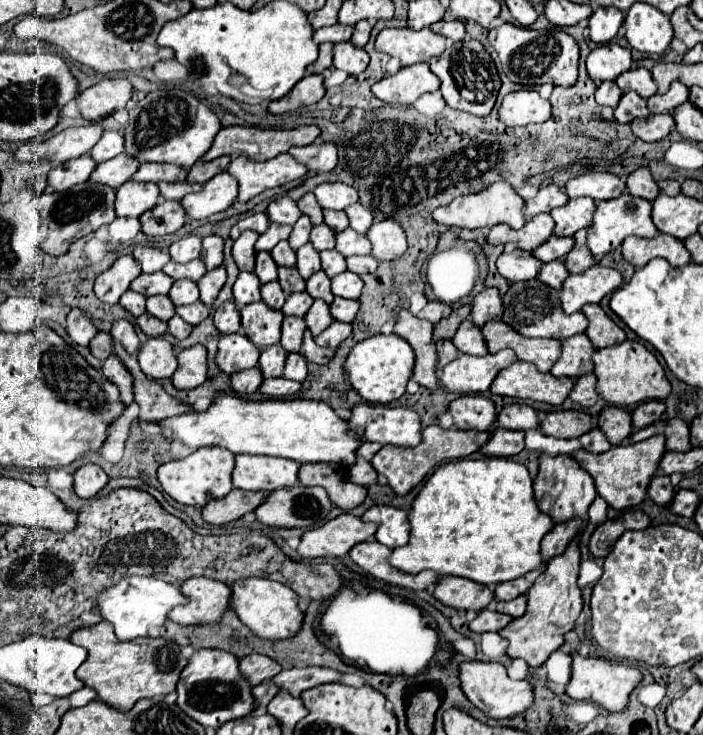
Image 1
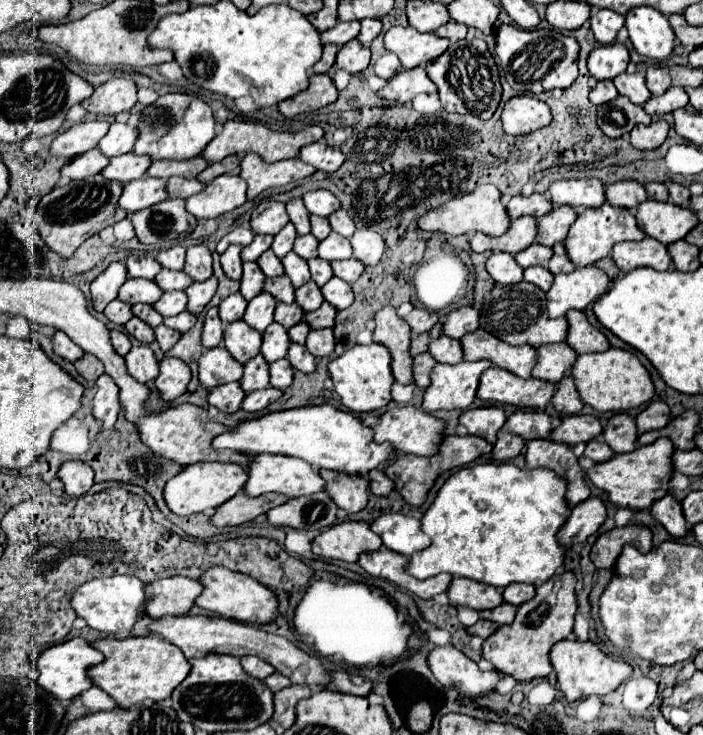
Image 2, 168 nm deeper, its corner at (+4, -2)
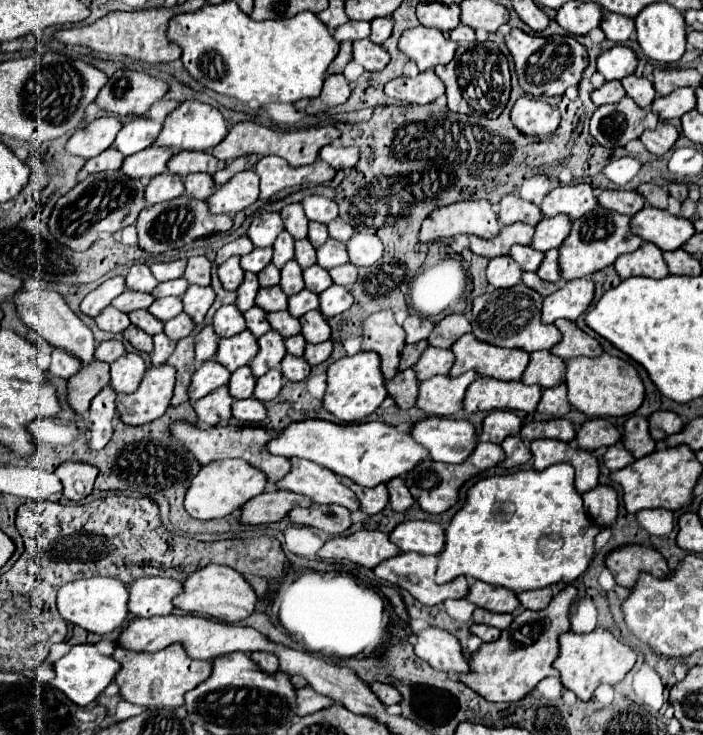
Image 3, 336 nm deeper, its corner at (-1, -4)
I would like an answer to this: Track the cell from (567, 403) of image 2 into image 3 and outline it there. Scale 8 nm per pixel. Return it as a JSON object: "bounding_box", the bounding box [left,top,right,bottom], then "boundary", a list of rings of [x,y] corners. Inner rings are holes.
{"bounding_box":[538,384,572,418],"boundary":[[[560,384],[556,388],[546,388],[542,392],[542,400],[538,404],[538,412],[550,414],[550,416],[556,416],[556,418],[566,416],[572,410],[572,406],[568,404],[566,392],[568,392],[566,384]]]}

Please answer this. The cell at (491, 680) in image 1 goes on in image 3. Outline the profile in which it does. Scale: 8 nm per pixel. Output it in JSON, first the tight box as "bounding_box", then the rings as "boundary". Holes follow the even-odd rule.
{"bounding_box":[414,628,470,678],"boundary":[[[428,628],[416,634],[418,642],[414,644],[416,656],[426,660],[434,670],[450,674],[450,678],[460,678],[462,674],[470,672],[470,664],[462,654],[460,642],[440,630],[440,628]]]}

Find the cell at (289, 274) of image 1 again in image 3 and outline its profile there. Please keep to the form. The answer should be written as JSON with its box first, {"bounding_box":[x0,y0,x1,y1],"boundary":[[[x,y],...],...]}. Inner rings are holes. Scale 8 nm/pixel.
{"bounding_box":[256,286,288,312],"boundary":[[[270,286],[270,288],[260,288],[256,296],[256,306],[264,308],[266,312],[278,312],[278,310],[288,310],[288,296],[284,296],[280,286]]]}

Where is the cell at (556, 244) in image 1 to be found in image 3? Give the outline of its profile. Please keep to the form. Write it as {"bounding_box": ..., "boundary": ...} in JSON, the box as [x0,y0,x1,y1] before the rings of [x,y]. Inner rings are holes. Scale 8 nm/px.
{"bounding_box":[510,244,544,272],"boundary":[[[520,244],[512,246],[510,256],[520,264],[522,270],[532,270],[532,272],[536,272],[544,260],[544,252],[536,250],[532,246],[520,246]]]}

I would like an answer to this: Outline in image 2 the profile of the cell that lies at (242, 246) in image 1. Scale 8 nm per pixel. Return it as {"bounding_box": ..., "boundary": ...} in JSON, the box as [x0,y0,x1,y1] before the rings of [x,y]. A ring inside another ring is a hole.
{"bounding_box":[221,244,243,280],"boundary":[[[239,244],[229,246],[229,248],[221,254],[221,268],[223,268],[225,276],[231,278],[231,280],[241,280],[243,260],[241,260],[239,254],[241,254],[241,246],[239,246]]]}

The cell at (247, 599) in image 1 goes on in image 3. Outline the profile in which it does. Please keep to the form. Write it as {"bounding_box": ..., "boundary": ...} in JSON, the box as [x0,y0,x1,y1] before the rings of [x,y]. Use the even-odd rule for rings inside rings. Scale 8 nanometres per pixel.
{"bounding_box":[174,564,258,622],"boundary":[[[208,564],[206,568],[200,568],[194,574],[190,574],[190,578],[184,582],[184,592],[174,600],[174,606],[190,614],[202,614],[222,622],[240,622],[254,612],[256,602],[258,602],[256,592],[242,578],[242,574],[232,570],[230,566]]]}

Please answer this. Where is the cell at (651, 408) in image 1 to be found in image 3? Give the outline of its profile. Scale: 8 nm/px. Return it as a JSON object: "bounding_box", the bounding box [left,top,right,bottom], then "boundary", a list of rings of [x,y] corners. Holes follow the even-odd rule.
{"bounding_box":[648,410,684,442],"boundary":[[[658,410],[648,418],[648,430],[656,442],[664,440],[664,436],[680,432],[682,426],[684,426],[682,418],[670,410]]]}

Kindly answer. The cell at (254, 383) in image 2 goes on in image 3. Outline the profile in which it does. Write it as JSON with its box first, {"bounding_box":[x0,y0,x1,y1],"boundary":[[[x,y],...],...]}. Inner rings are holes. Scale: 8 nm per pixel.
{"bounding_box":[228,366,256,400],"boundary":[[[242,366],[236,372],[232,372],[232,378],[228,382],[230,394],[232,398],[240,400],[240,398],[250,398],[254,394],[254,386],[256,386],[256,376],[252,374],[250,366]]]}

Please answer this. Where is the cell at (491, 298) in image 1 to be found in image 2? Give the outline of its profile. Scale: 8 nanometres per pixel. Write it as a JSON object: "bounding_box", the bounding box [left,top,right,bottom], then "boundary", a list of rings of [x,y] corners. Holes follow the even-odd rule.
{"bounding_box":[443,306,479,340],"boundary":[[[463,306],[457,308],[453,312],[449,312],[443,318],[443,334],[449,338],[459,340],[461,336],[465,336],[467,332],[473,332],[479,328],[479,310],[471,308],[471,306]]]}

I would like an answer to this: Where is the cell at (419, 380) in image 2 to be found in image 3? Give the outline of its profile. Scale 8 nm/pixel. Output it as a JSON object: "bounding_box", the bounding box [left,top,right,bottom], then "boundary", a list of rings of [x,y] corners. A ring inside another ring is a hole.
{"bounding_box":[386,368,420,410],"boundary":[[[414,368],[402,370],[400,374],[396,374],[396,378],[392,378],[392,382],[386,382],[388,394],[394,396],[398,406],[404,408],[404,410],[416,406],[418,388],[420,388],[420,380],[418,380]]]}

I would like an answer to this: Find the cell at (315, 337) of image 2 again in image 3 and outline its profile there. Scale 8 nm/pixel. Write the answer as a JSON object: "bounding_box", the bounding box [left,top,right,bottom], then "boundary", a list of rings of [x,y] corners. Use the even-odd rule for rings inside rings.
{"bounding_box":[304,340,332,366],"boundary":[[[326,340],[326,342],[320,342],[320,344],[308,344],[304,358],[314,366],[314,364],[324,362],[330,354],[332,354],[332,340]]]}

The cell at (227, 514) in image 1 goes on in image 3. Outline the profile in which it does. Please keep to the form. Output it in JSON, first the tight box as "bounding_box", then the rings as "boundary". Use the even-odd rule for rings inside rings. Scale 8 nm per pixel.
{"bounding_box":[240,492,312,524],"boundary":[[[262,492],[248,500],[248,504],[240,510],[240,522],[242,524],[270,524],[282,520],[288,510],[302,506],[308,508],[312,504],[310,498],[304,498],[302,494],[294,492]]]}

